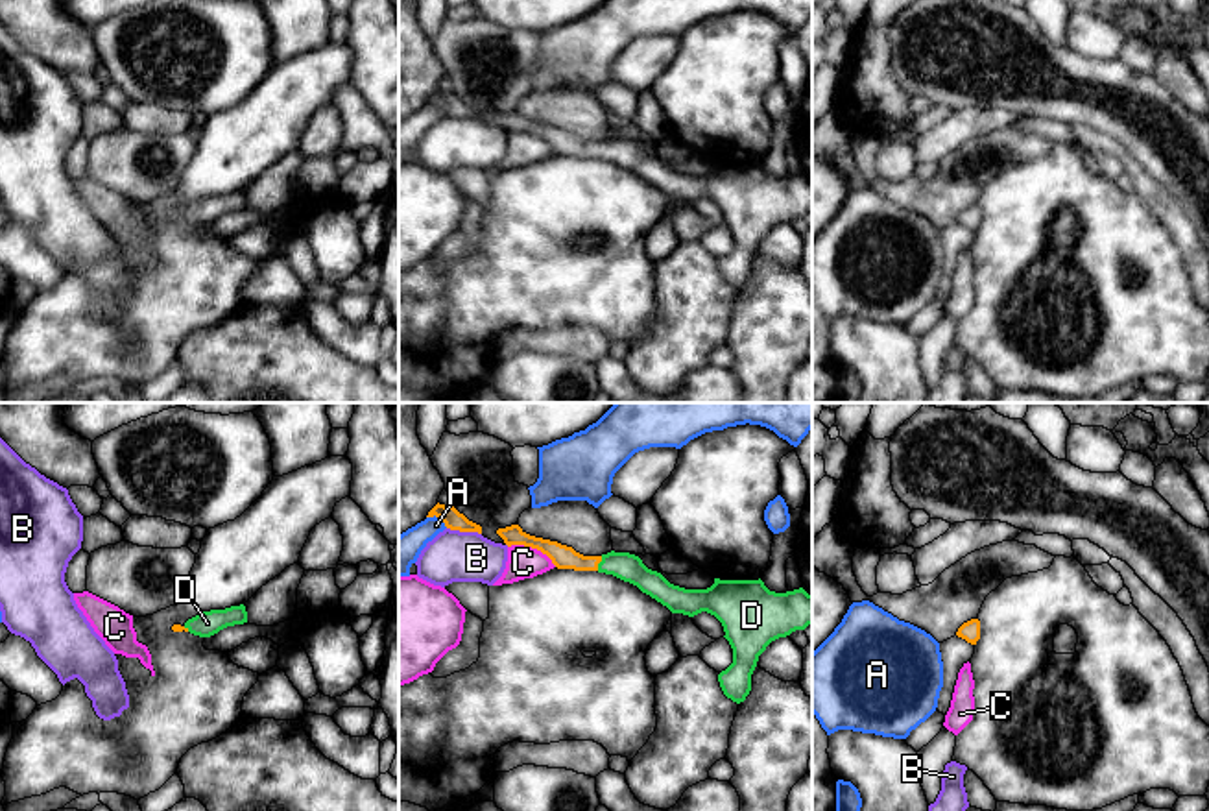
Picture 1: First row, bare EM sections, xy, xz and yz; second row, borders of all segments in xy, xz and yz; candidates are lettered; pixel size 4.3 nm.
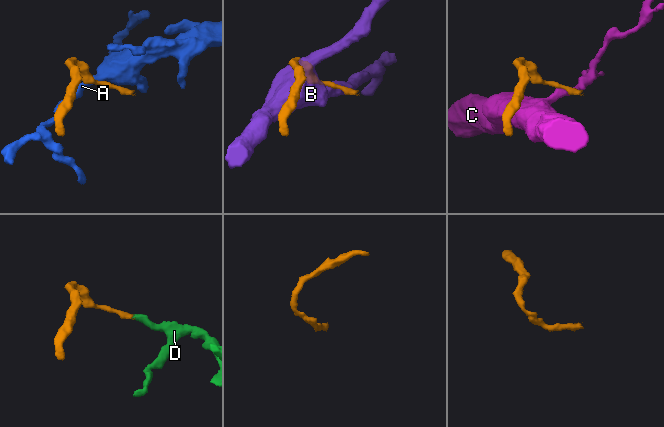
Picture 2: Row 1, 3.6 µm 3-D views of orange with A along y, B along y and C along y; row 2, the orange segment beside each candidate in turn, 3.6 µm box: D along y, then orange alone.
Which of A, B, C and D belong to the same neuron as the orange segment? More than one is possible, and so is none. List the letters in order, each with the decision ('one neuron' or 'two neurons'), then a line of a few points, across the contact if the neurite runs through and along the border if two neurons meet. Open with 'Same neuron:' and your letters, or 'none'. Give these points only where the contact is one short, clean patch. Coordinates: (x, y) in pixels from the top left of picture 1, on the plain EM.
Same neuron: D
A: two neurons | xz (427, 102), (436, 102), (447, 113)
B: two neurons
C: two neurons | xz (508, 132), (536, 133), (556, 152)
D: one neuron | xz (562, 143), (578, 148), (598, 148), (624, 152)

